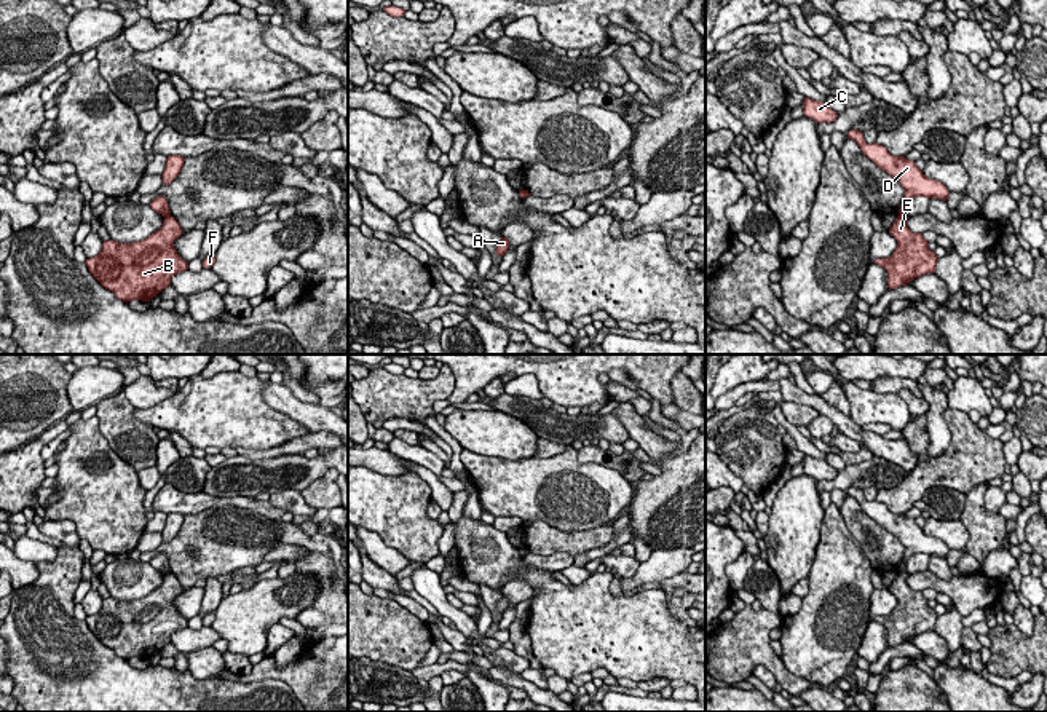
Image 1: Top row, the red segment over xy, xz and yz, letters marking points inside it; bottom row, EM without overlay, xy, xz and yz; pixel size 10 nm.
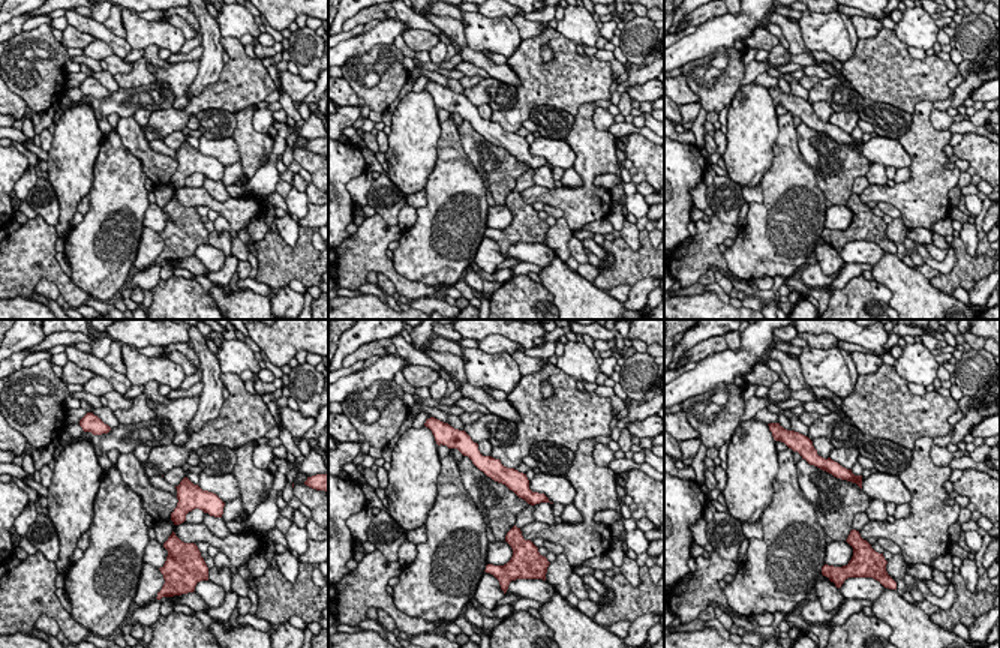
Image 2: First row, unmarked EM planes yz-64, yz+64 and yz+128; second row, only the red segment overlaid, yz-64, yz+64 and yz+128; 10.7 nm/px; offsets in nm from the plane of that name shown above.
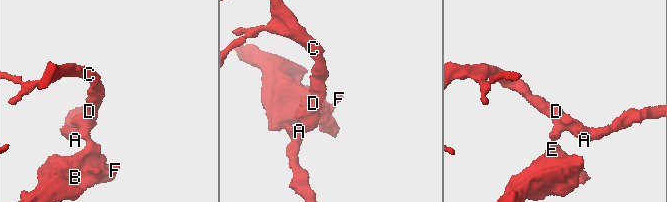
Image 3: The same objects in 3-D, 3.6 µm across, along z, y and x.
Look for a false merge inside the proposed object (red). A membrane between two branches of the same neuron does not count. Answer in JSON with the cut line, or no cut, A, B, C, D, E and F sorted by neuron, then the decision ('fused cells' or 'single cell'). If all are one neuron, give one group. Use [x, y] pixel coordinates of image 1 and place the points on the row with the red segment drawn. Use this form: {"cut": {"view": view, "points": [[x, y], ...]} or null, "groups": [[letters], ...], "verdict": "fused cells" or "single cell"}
{"cut": {"view": "yz", "points": [[899, 213], [905, 216]]}, "groups": [["A", "C", "D"], ["B", "E", "F"]], "verdict": "fused cells"}

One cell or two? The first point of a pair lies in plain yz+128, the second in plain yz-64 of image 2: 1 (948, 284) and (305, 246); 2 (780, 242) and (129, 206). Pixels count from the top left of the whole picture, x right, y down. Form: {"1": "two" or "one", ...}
{"1": "one", "2": "one"}

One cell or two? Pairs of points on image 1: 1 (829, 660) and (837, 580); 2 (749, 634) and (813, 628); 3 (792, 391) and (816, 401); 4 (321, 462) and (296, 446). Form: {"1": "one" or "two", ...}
{"1": "one", "2": "two", "3": "one", "4": "two"}

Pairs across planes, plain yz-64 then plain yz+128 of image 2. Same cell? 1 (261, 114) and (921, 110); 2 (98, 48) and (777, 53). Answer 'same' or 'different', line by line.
1: different
2: same

